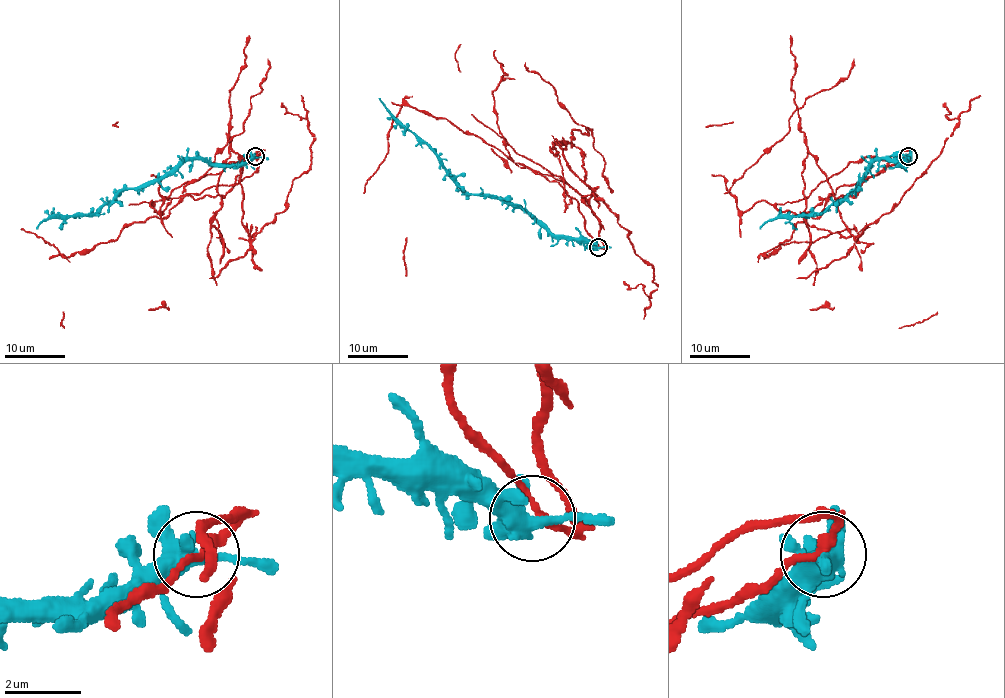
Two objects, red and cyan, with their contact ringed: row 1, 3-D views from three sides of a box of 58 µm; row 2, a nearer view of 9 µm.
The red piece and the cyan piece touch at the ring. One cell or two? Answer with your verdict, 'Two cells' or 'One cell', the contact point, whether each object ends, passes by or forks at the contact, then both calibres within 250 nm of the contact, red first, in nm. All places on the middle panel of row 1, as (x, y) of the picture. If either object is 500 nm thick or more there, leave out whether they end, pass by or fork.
Two cells. Place: (598, 247). At the ring red passes by. At the ring cyan forks. Thickness 220 nm (red) against 400 nm

